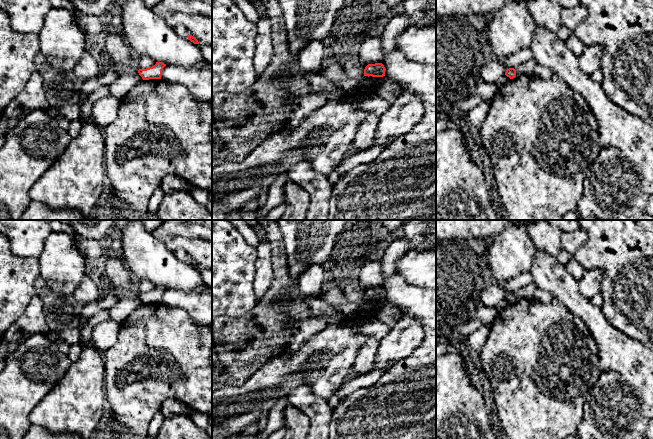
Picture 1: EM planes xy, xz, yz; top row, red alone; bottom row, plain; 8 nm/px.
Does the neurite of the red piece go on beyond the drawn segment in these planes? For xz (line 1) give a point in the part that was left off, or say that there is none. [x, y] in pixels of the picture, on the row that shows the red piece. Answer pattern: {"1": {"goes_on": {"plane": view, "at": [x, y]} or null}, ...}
{"1": {"goes_on": null}}

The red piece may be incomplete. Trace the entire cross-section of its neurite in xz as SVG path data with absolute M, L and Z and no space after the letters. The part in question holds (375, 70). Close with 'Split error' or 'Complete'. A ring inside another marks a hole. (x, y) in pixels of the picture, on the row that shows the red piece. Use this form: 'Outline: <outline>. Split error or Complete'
Outline: M382 63L368 64L364 69L364 76L383 77L385 76L385 67Z. Complete

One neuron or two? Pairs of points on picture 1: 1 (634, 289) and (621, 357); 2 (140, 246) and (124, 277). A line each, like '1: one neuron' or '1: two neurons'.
1: two neurons
2: two neurons

